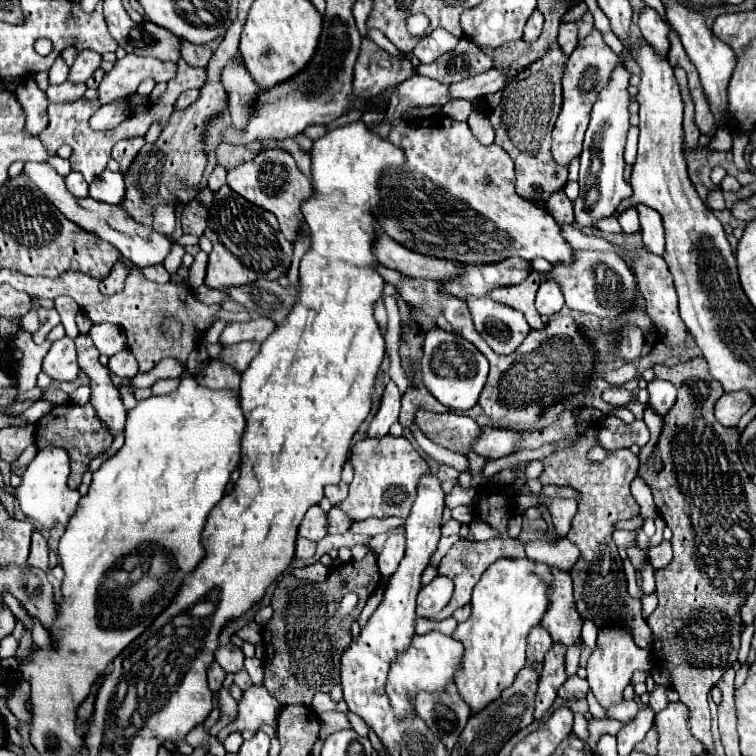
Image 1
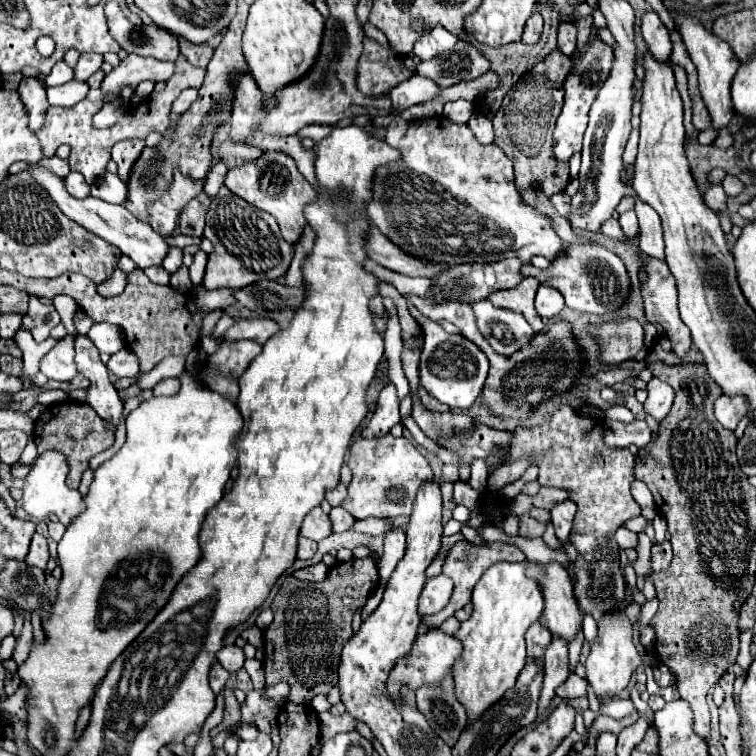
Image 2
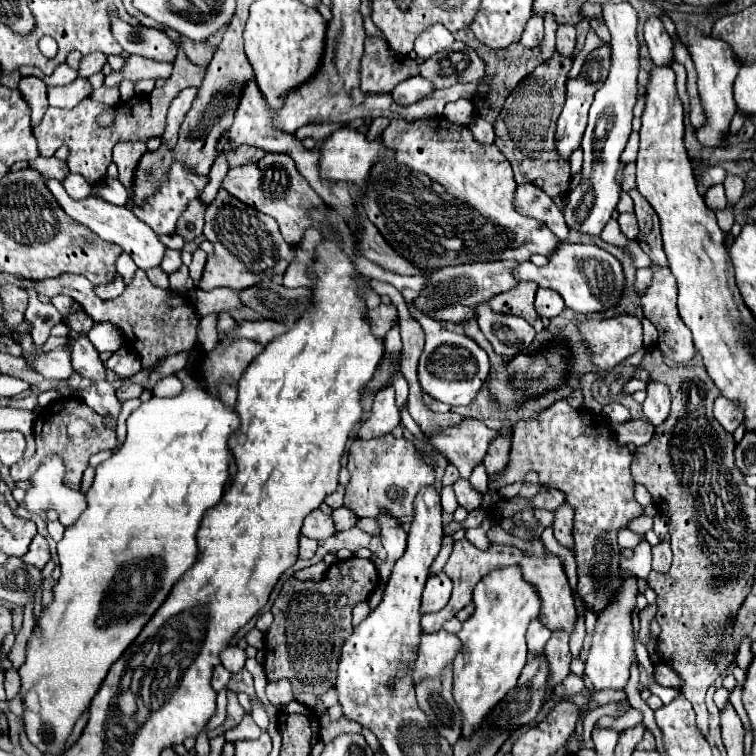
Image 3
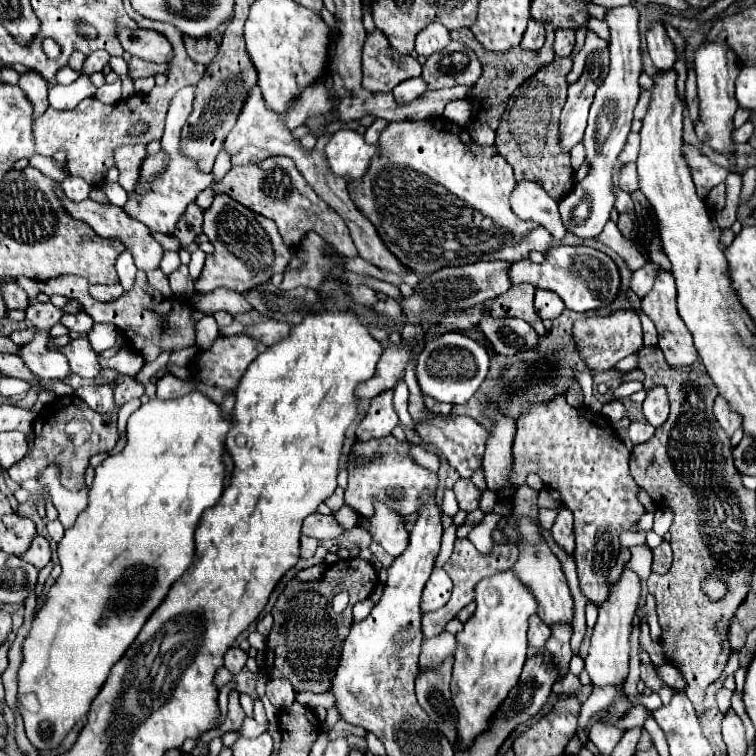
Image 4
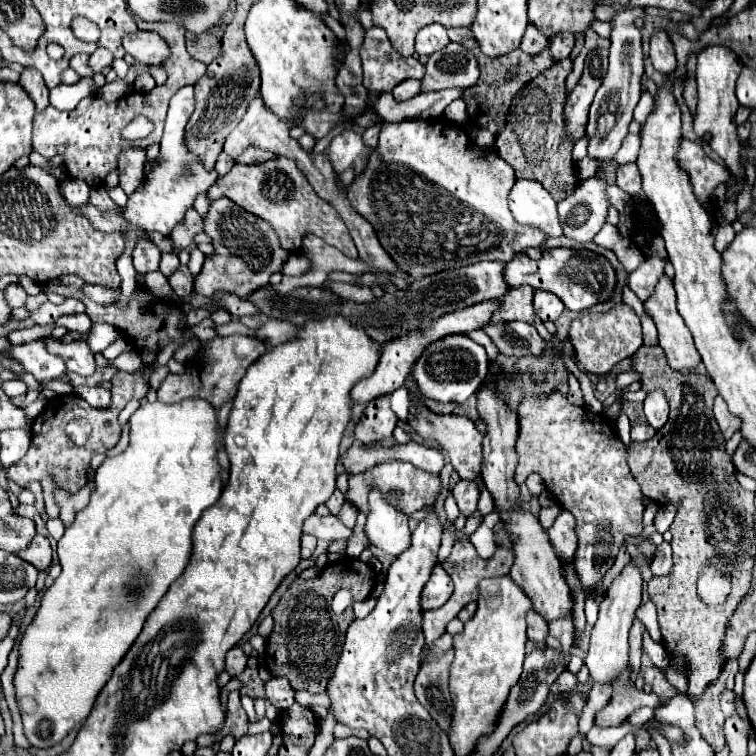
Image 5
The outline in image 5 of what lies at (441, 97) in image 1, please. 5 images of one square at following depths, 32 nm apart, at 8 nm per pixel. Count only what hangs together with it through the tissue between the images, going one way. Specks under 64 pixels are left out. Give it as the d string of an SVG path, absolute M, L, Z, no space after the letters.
M404 80L392 90L392 96L396 102L402 102L416 96L418 92L420 92L420 80Z

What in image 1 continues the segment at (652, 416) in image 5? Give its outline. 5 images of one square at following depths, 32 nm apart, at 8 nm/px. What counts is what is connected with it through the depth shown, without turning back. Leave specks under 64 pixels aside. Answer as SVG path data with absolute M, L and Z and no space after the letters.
M654 378L648 384L648 394L650 394L648 408L652 408L660 416L666 416L676 400L676 388L666 380L658 380L658 378Z

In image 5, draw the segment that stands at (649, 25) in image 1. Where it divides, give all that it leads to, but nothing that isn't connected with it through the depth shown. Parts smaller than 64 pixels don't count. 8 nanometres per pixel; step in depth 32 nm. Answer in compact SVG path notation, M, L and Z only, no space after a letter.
M658 32L650 42L650 60L654 70L658 70L664 76L670 76L676 70L676 54L674 46L666 32Z

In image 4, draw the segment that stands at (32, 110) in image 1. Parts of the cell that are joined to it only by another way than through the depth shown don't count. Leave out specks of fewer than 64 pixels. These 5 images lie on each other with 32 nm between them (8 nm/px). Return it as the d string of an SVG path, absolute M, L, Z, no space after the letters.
M30 70L30 72L20 76L18 86L24 90L28 100L32 102L34 118L44 114L46 108L48 108L48 86L46 86L46 80L40 74L36 74L34 70Z

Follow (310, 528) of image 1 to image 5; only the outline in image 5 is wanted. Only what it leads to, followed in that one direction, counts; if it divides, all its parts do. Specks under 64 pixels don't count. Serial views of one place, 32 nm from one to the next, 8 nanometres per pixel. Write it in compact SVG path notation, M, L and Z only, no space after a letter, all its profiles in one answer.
M312 514L306 522L304 522L304 534L312 534L320 540L348 540L352 536L352 530L346 528L336 516L326 516L320 518L316 514Z

